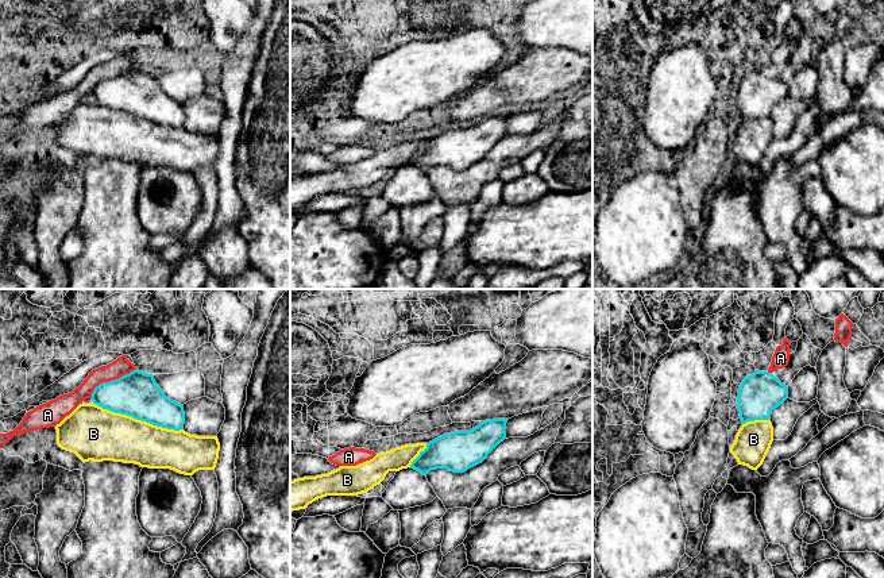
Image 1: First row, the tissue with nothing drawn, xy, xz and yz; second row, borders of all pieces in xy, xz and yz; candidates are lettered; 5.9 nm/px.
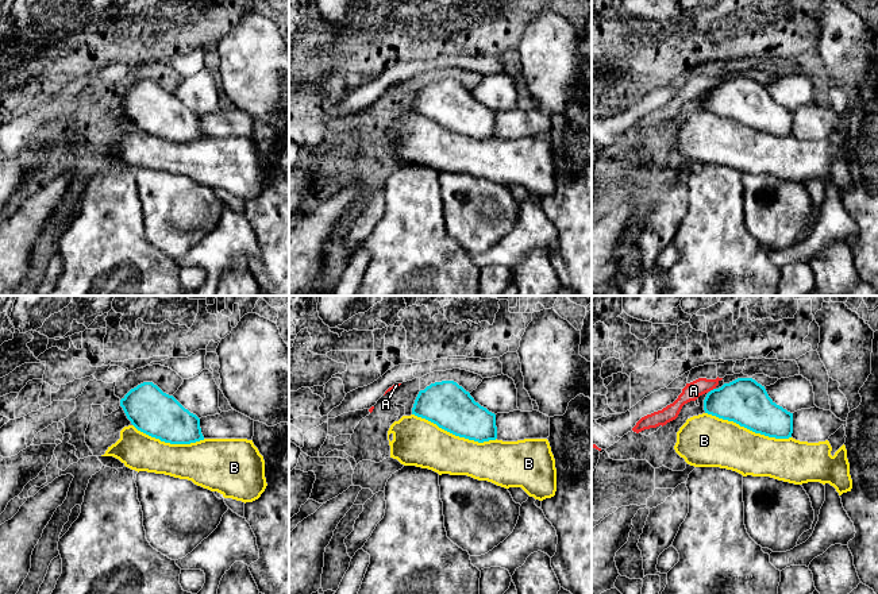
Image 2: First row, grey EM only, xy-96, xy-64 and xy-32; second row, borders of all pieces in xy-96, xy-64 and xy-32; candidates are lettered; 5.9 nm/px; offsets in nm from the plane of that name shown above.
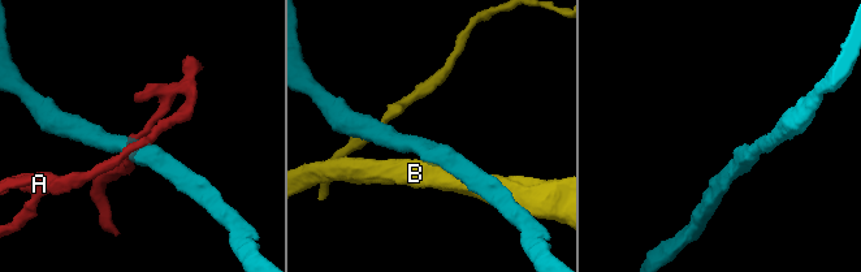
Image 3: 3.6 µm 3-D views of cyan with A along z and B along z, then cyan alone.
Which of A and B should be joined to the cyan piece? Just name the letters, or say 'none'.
B

